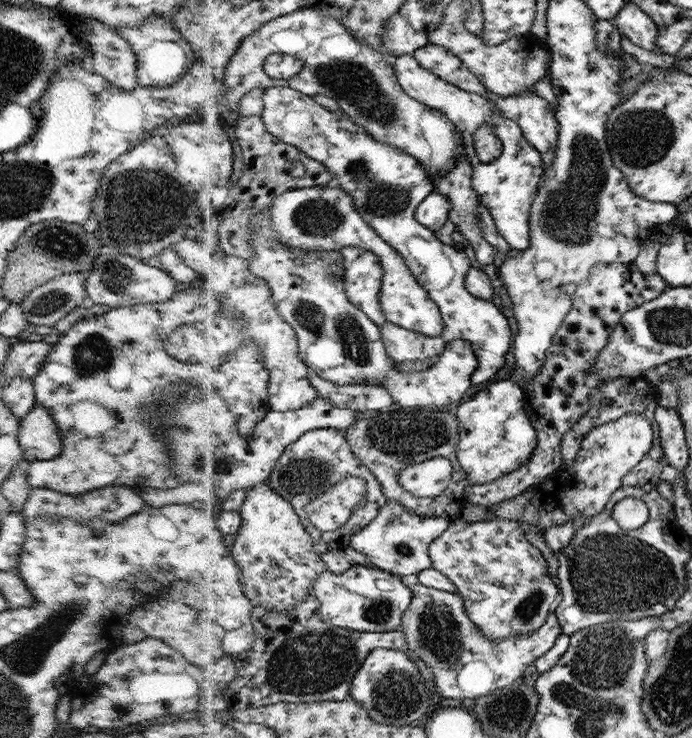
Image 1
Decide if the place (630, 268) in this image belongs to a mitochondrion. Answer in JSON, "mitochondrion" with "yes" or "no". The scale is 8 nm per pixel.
{"mitochondrion":"no"}

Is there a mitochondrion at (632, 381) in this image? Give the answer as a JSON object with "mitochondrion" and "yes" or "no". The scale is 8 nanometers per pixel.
{"mitochondrion":"no"}

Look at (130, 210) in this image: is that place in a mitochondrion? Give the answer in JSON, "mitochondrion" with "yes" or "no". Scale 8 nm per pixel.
{"mitochondrion":"yes"}

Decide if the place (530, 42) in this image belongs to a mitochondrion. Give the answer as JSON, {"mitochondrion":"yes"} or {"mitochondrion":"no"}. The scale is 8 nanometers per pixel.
{"mitochondrion":"no"}

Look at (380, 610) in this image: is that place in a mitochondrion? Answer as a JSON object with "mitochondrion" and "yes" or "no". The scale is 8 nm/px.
{"mitochondrion":"yes"}

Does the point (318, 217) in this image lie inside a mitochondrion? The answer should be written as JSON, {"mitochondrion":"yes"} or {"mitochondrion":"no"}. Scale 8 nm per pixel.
{"mitochondrion":"yes"}

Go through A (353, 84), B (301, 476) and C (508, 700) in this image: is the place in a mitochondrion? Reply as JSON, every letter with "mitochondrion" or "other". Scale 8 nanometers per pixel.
{"A":"mitochondrion","B":"mitochondrion","C":"mitochondrion"}

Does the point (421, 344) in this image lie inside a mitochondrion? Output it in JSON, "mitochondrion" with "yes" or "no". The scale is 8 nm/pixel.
{"mitochondrion":"no"}

